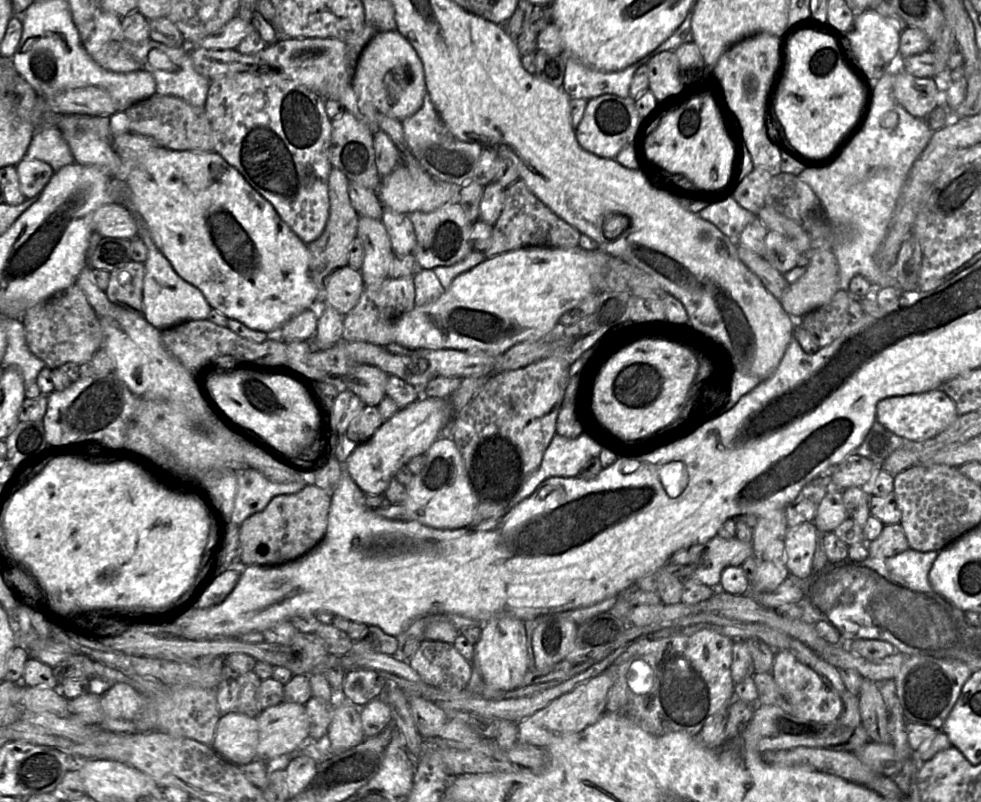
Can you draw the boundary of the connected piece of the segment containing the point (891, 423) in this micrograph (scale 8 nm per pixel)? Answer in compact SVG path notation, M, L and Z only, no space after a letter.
M941 388L885 398L876 406L876 421L910 441L924 441L935 437L947 429L958 416L955 402Z

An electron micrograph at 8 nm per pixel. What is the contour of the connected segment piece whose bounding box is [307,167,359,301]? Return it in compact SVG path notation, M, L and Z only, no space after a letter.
M332 167L328 179L330 212L324 231L314 241L307 244L309 250L309 271L317 288L316 301L324 301L326 278L336 269L348 265L350 246L357 236L359 216L349 197L349 180L337 168Z

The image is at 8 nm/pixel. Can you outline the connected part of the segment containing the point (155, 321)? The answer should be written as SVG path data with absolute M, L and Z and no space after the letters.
M145 235L141 239L148 248L147 260L144 262L145 276L143 283L145 319L159 330L170 328L184 321L207 319L211 306L201 291L175 272L150 236Z

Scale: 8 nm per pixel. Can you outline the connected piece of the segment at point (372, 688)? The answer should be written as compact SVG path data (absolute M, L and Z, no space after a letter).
M353 669L346 672L342 695L355 705L362 707L375 698L381 697L385 686L383 676L370 669Z

